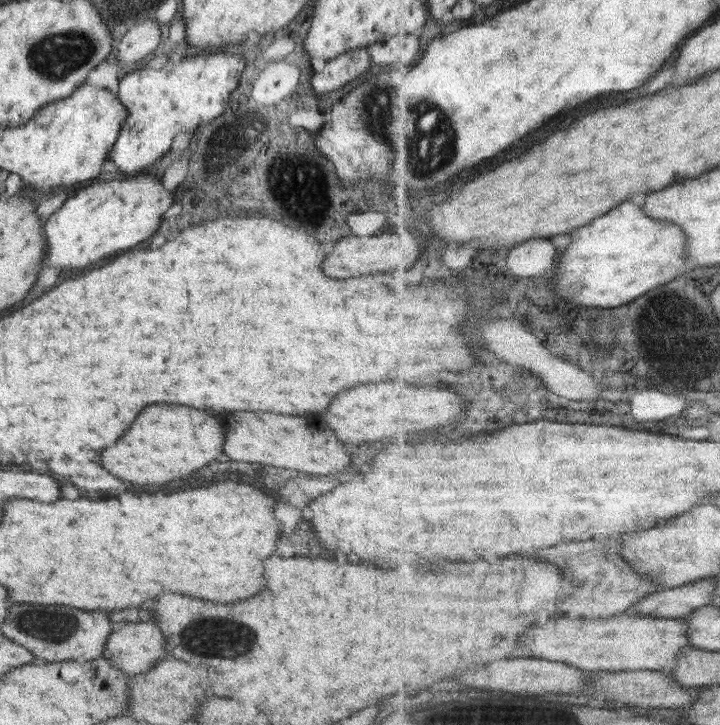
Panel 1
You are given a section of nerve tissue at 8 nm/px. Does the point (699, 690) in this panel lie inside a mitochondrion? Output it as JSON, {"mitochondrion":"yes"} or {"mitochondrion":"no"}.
{"mitochondrion":"no"}

